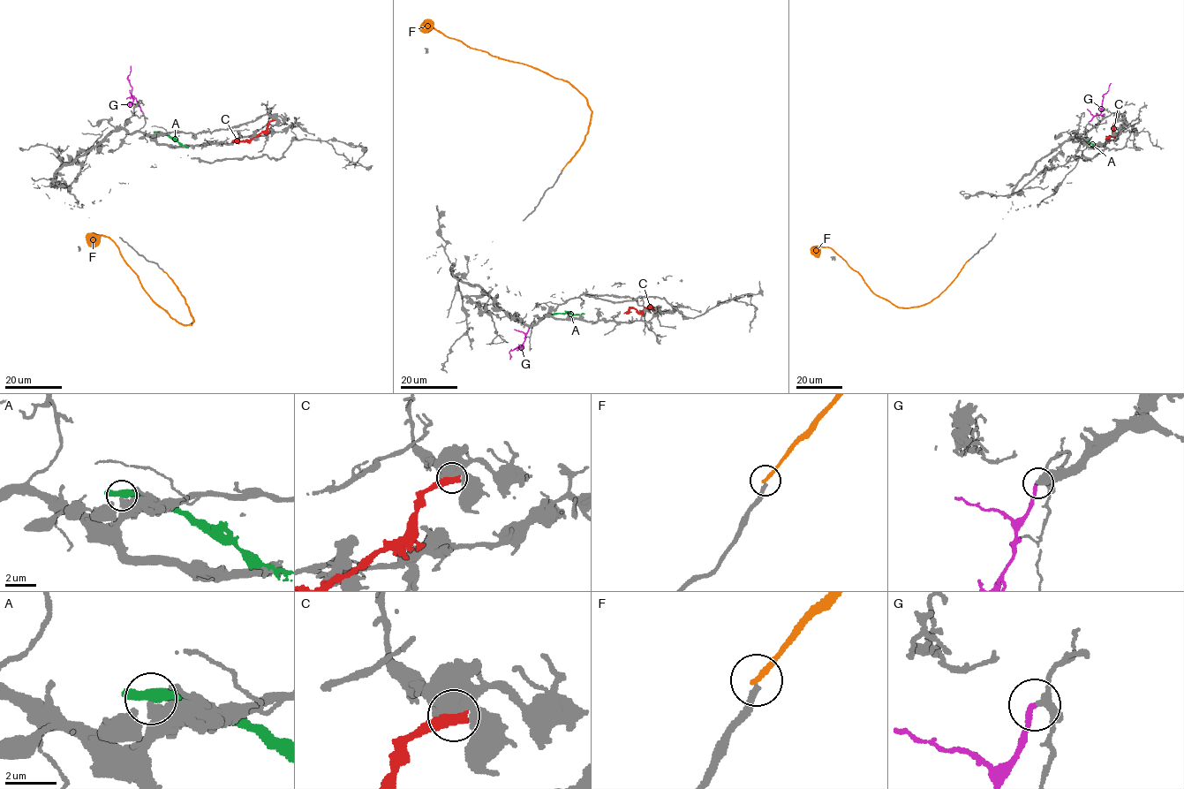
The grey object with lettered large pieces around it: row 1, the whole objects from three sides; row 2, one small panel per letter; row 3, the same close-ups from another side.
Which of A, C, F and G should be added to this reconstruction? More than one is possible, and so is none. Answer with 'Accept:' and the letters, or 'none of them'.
Accept: G

